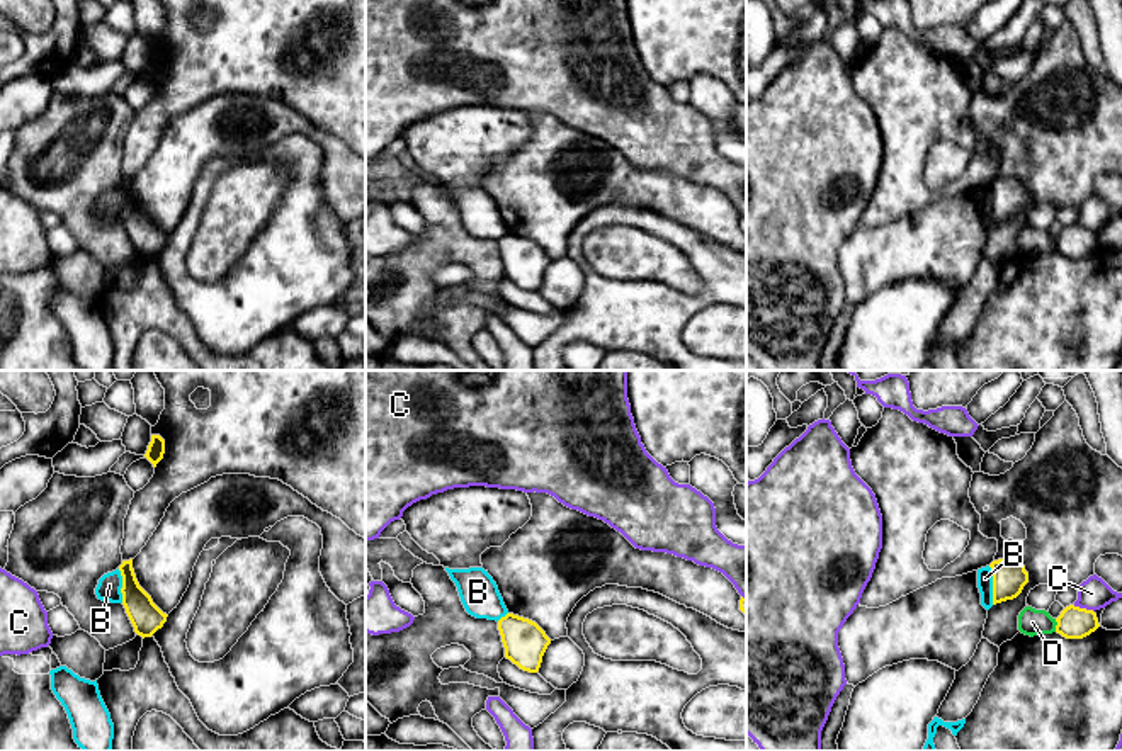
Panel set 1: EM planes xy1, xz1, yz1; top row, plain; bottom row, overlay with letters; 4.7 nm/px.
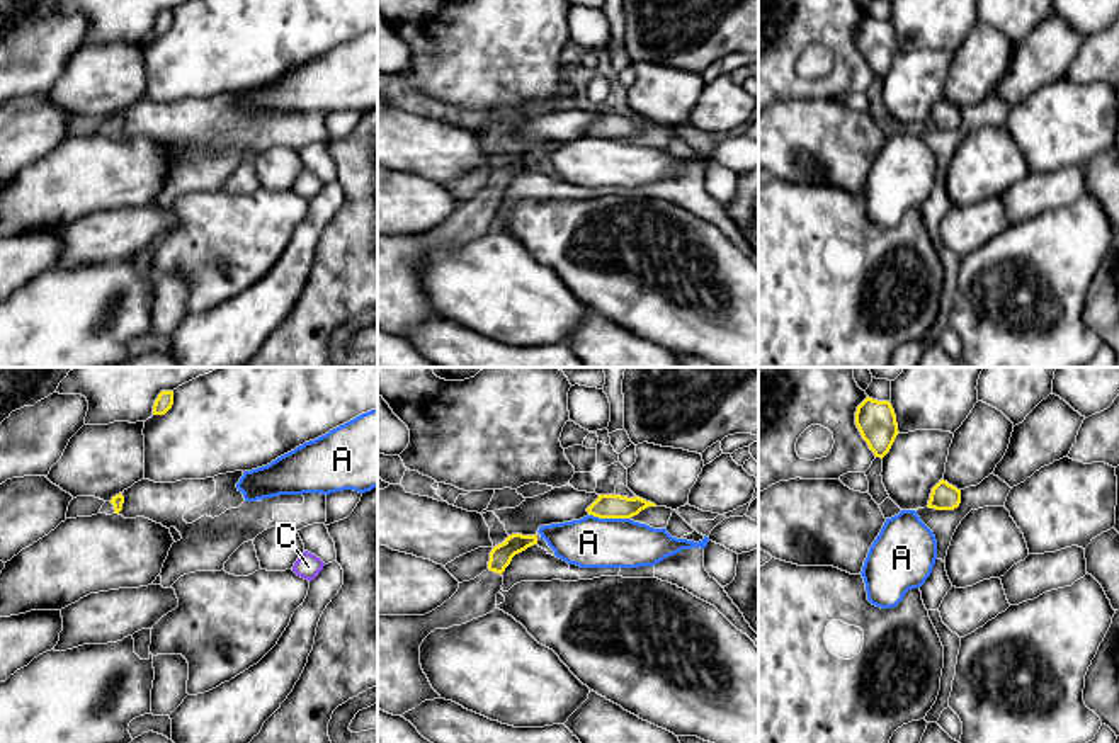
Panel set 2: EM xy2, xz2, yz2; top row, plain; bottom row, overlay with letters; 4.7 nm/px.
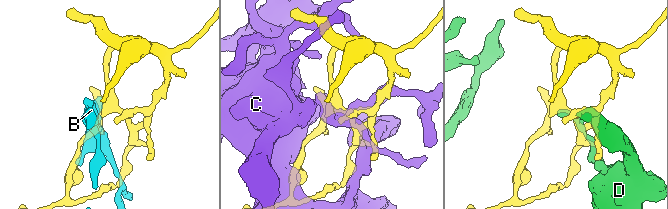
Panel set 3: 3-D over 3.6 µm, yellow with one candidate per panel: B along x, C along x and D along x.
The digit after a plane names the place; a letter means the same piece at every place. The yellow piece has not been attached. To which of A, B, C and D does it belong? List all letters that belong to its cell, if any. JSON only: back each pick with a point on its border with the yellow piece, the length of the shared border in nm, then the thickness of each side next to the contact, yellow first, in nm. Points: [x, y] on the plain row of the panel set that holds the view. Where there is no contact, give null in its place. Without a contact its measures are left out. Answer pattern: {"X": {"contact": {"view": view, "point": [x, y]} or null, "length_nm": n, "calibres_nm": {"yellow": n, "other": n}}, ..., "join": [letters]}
{"join": []}

